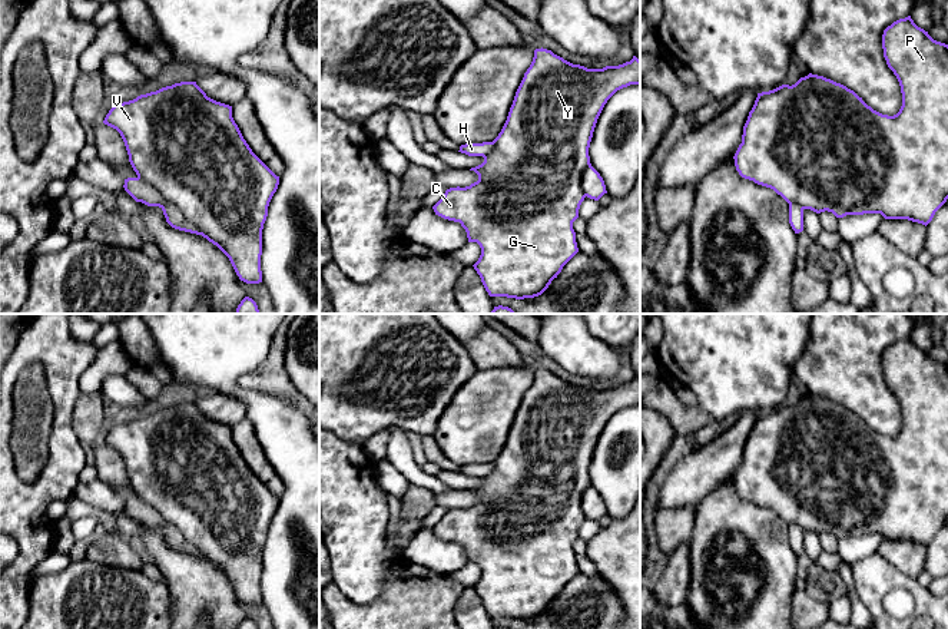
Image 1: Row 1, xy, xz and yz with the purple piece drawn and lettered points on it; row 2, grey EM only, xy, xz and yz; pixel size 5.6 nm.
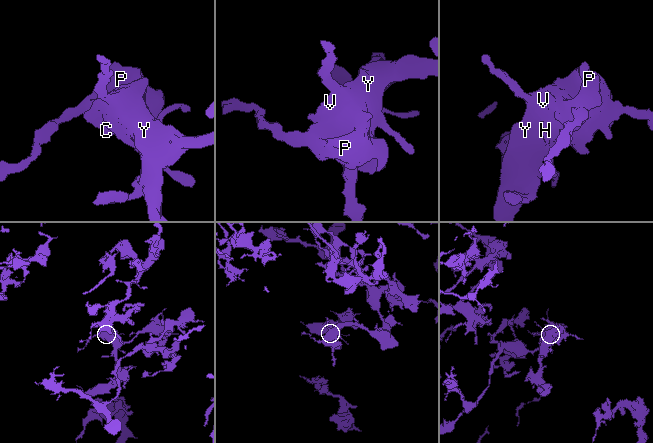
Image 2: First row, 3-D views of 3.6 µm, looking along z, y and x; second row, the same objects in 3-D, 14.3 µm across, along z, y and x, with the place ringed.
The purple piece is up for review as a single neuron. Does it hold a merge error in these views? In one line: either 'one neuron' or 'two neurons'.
two neurons

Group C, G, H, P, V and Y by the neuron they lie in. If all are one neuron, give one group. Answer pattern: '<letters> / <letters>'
C G P V Y / H

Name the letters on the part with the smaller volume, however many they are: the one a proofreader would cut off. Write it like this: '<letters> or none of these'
H

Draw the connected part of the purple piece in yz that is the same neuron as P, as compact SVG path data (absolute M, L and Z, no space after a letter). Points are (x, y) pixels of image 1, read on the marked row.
M908 16L894 21L884 30L882 49L886 64L896 76L901 86L902 106L896 115L882 115L868 106L862 97L846 86L823 76L809 73L792 86L782 85L773 90L758 93L755 105L743 126L742 143L733 156L739 175L758 185L773 189L788 203L799 203L803 209L811 209L816 213L828 211L836 218L881 213L885 219L908 219L927 226L932 221L935 212L948 199L948 44L934 40L928 32L918 27L911 16Z

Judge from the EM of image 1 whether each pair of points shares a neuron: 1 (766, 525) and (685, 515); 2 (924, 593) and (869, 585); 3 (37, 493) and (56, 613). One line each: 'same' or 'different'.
1: different
2: same
3: different

